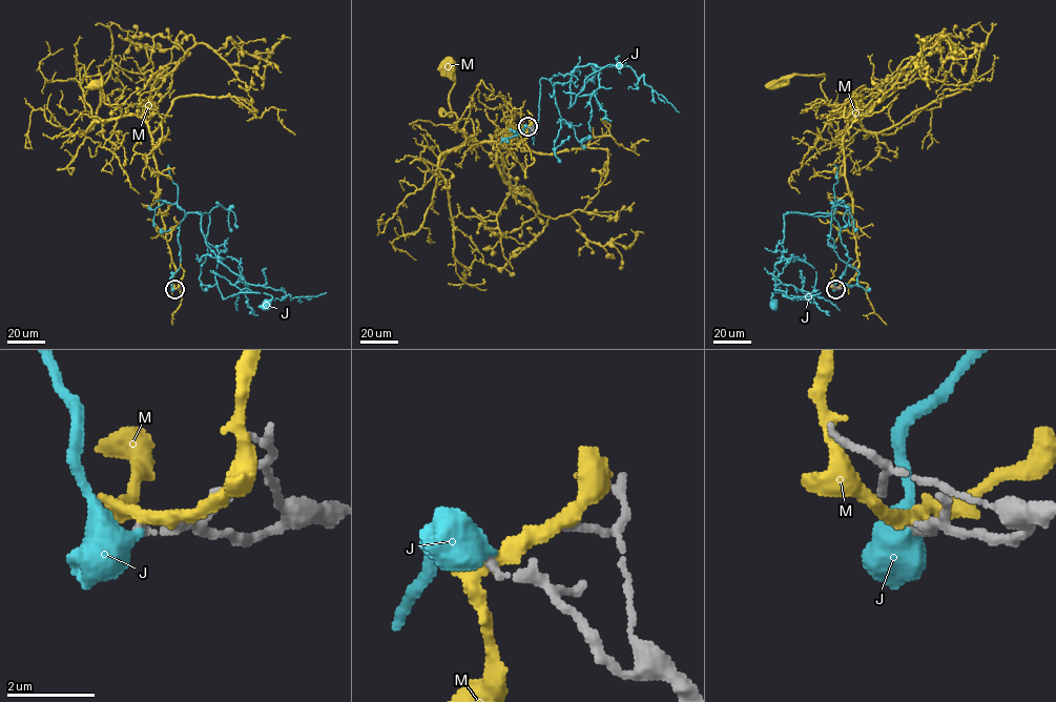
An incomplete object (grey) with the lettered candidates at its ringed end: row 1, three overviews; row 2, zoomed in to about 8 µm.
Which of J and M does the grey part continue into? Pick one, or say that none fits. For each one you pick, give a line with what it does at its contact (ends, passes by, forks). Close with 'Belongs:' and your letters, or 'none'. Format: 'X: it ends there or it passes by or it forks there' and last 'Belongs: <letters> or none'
Belongs: none

